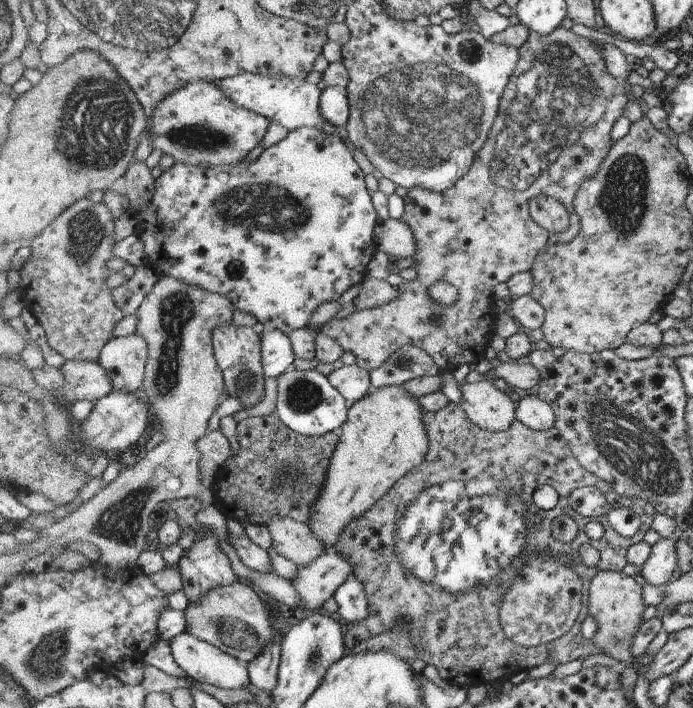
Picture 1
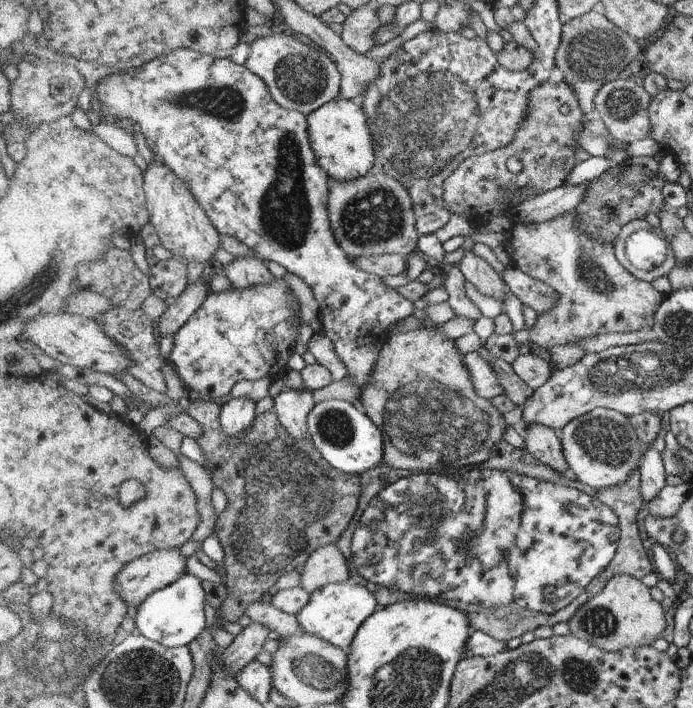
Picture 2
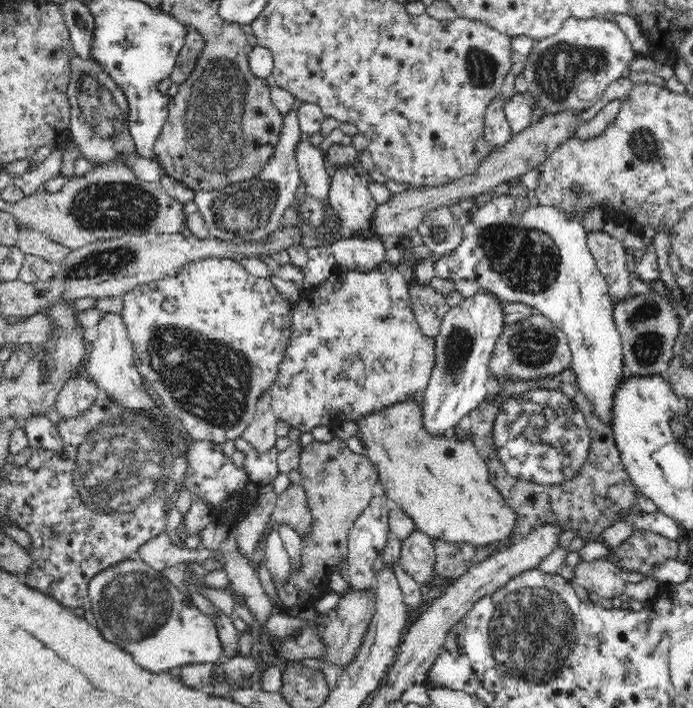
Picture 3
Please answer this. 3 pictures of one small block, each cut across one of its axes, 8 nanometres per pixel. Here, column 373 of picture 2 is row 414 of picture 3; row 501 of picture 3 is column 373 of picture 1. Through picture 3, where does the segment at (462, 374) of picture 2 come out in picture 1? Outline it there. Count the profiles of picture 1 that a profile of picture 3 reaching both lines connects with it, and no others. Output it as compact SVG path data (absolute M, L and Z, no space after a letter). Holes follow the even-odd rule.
M403 385L377 388L374 394L366 395L350 405L349 416L341 426L340 439L326 470L324 490L313 505L312 518L308 520L312 534L318 538L318 542L322 542L326 552L333 551L342 532L350 523L360 519L382 496L389 494L398 480L404 479L409 471L422 464L429 452L429 432L426 432L423 415L420 401L410 392L406 392Z

